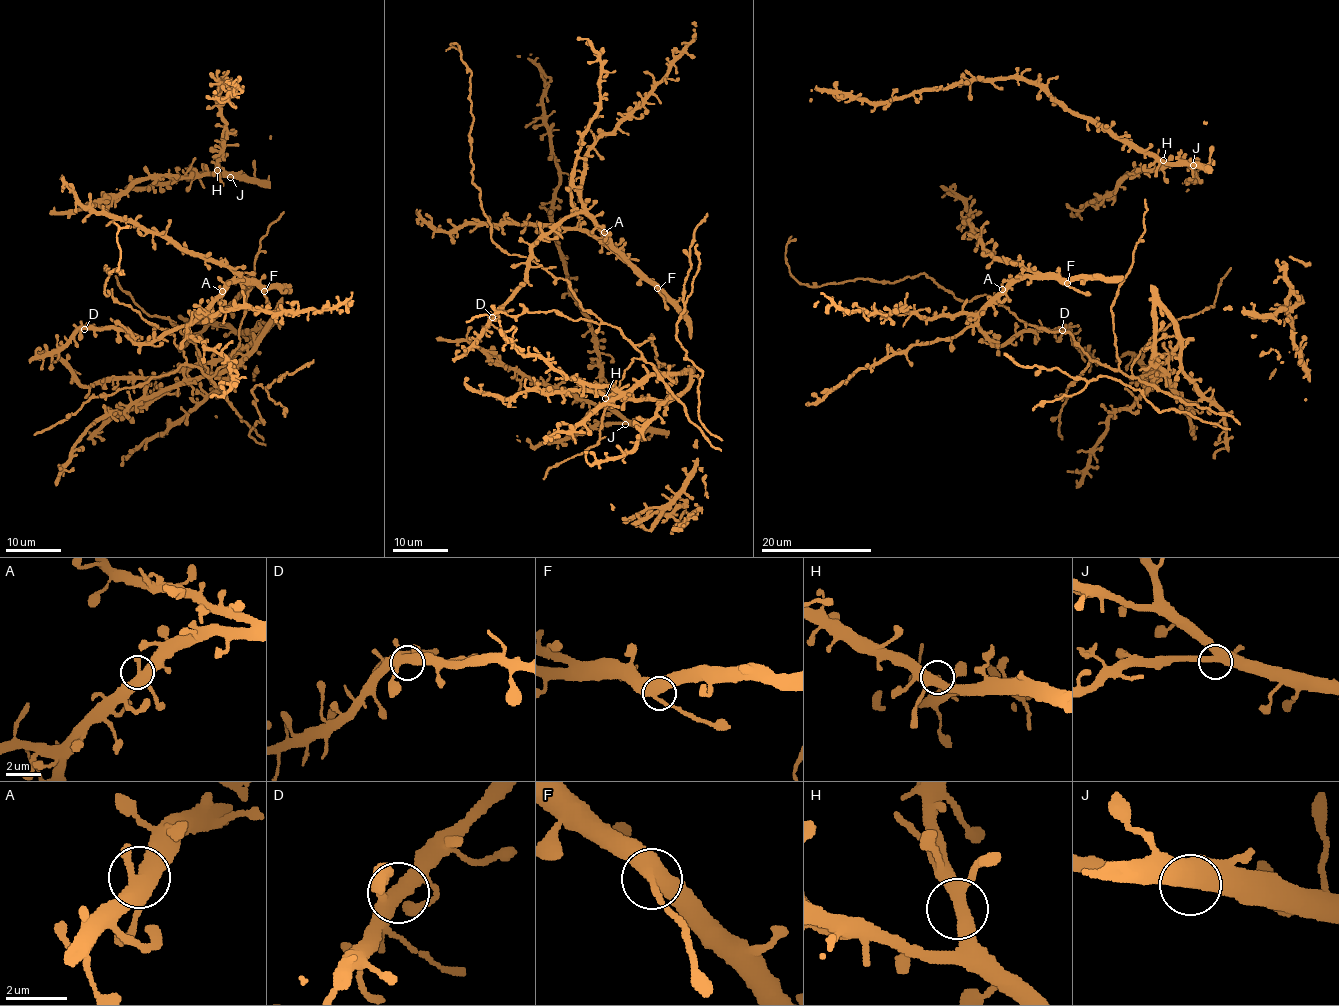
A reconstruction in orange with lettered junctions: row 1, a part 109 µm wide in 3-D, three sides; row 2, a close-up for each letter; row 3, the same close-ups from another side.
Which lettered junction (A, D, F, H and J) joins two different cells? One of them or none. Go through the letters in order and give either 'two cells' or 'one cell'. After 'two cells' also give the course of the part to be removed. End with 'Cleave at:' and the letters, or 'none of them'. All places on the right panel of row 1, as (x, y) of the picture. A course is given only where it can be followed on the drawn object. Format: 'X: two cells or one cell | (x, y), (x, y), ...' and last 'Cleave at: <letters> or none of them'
A: one cell
D: one cell
F: one cell
H: one cell
J: one cell
Cleave at: none of them

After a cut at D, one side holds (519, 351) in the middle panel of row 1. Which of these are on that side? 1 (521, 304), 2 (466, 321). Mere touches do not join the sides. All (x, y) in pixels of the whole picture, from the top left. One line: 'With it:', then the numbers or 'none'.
With it: none

